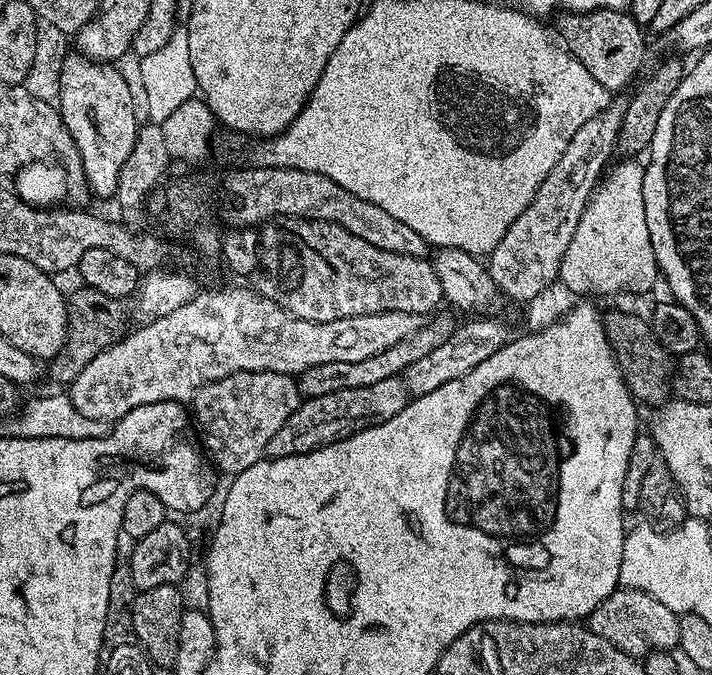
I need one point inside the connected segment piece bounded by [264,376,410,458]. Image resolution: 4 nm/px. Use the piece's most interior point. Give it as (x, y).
(319, 420)

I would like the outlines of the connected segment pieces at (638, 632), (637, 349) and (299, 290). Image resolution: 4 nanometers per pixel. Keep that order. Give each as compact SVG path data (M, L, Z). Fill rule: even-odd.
M621 587L592 611L590 629L594 634L614 642L620 652L644 658L644 655L647 657L657 652L671 653L677 647L679 619L677 613L662 606L658 598L650 598L650 594L645 591Z
M612 312L609 316L605 315L603 321L612 354L616 357L616 364L624 375L624 383L627 384L632 399L641 405L663 405L673 395L670 369L674 360L661 344L653 325L649 321L647 324L642 317L635 316L632 312Z
M297 216L269 220L258 232L258 264L268 275L272 299L288 309L291 316L310 322L334 322L338 318L379 312L409 312L423 317L424 312L438 307L444 300L431 259L378 250L378 246L370 246L370 242L354 238L350 230L342 230L342 226L330 222L303 220Z

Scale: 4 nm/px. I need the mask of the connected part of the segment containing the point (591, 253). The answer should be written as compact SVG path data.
M622 160L609 171L598 183L587 208L578 224L574 238L567 247L560 263L559 281L576 294L598 292L614 294L627 287L632 291L648 289L659 277L659 268L654 258L653 244L646 225L645 203L642 201L643 165L636 160Z

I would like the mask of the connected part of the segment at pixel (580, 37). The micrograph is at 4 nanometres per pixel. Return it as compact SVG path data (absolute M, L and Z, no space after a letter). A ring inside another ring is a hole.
M599 8L593 12L573 12L559 17L560 32L564 35L563 43L572 55L602 82L602 86L610 94L620 91L635 78L644 64L644 32L645 29L627 11L614 12Z

